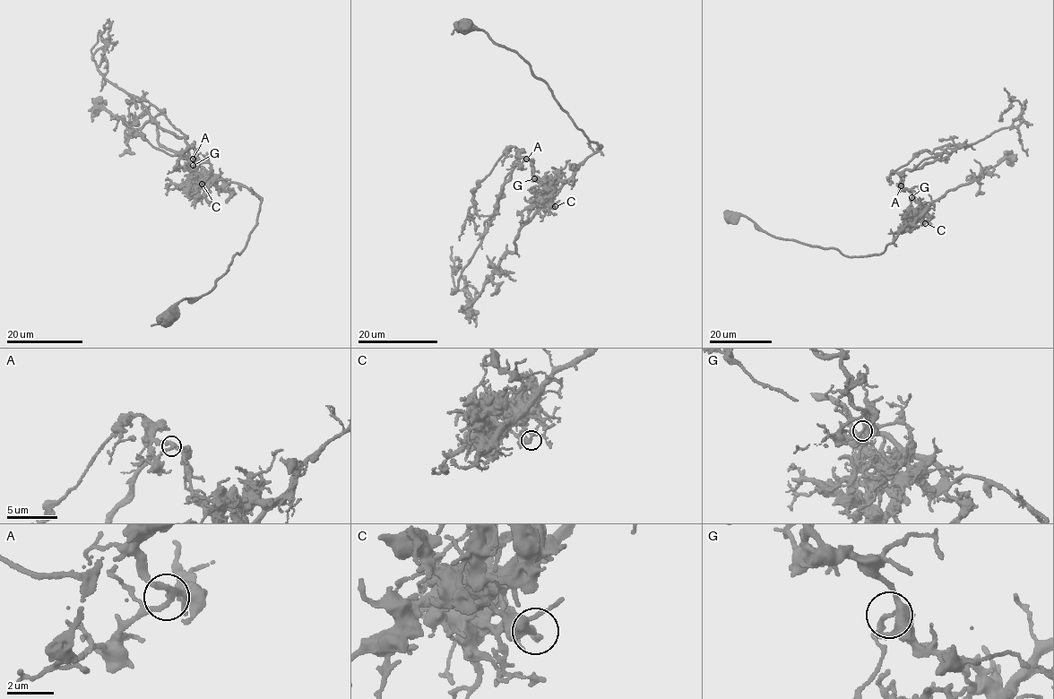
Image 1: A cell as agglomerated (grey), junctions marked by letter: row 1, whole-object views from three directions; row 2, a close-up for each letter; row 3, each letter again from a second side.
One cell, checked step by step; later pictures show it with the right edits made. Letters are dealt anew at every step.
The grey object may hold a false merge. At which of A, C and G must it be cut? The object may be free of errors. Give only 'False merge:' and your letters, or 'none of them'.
False merge: G

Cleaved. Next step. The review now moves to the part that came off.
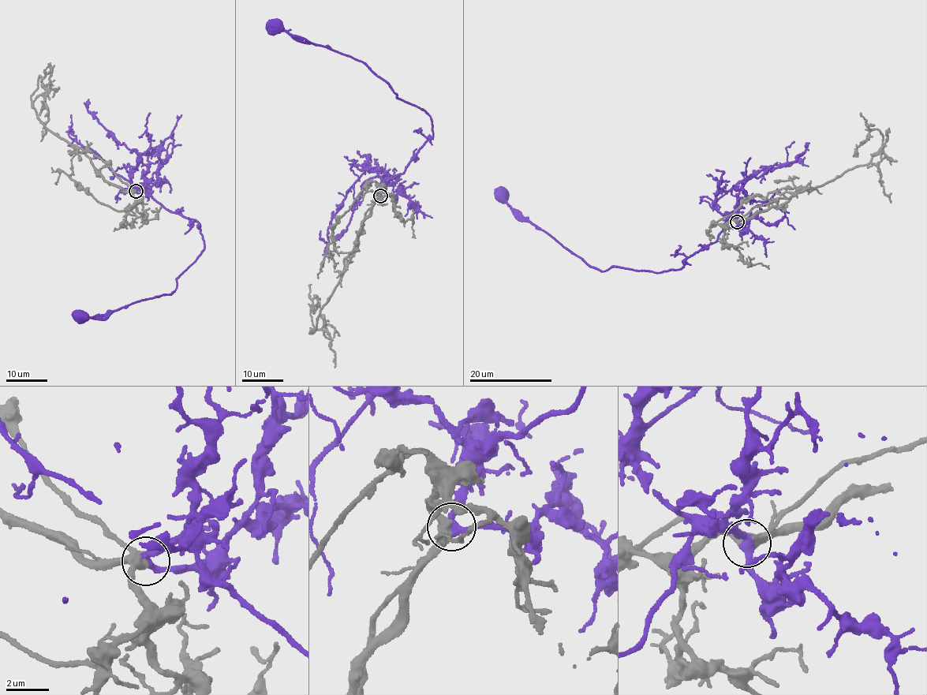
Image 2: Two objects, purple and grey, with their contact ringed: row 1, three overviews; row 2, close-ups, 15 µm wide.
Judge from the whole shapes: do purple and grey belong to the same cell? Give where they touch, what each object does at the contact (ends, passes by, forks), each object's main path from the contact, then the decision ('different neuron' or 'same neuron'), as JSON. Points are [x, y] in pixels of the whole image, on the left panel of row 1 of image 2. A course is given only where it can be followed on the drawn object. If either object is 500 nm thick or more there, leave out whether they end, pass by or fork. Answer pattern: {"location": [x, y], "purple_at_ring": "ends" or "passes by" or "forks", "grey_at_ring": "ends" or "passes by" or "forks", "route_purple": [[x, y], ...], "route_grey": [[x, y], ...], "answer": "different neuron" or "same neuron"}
{"location": [136, 191], "purple_at_ring": "passes by", "grey_at_ring": "forks", "route_purple": [[136, 192], [143, 187], [166, 210], [195, 220], [204, 250], [180, 275], [174, 292], [93, 318], [80, 318]], "route_grey": [[136, 191], [100, 157], [48, 130], [38, 117], [31, 100], [40, 76], [46, 95], [39, 113]], "answer": "same neuron"}

